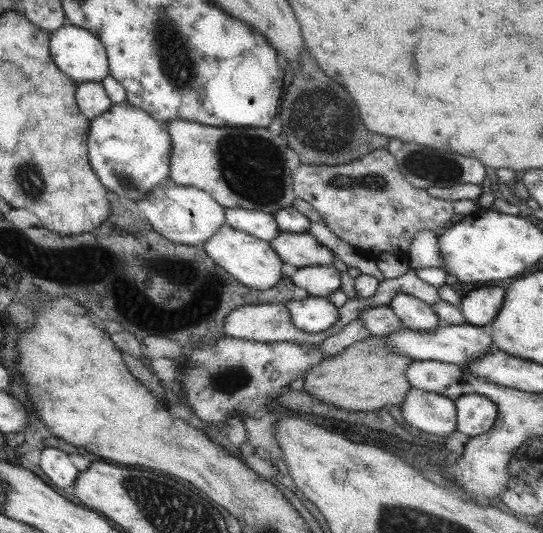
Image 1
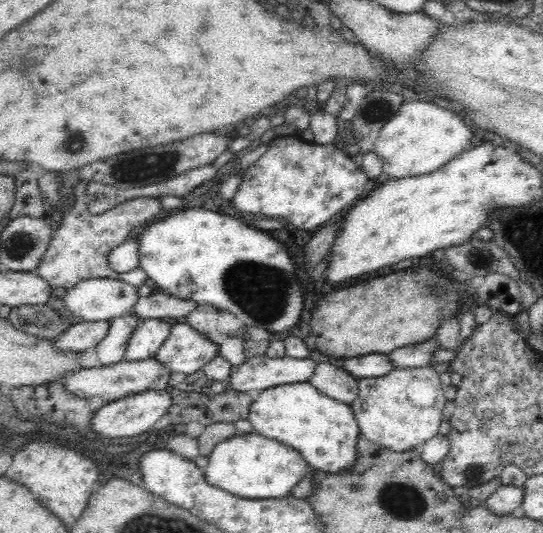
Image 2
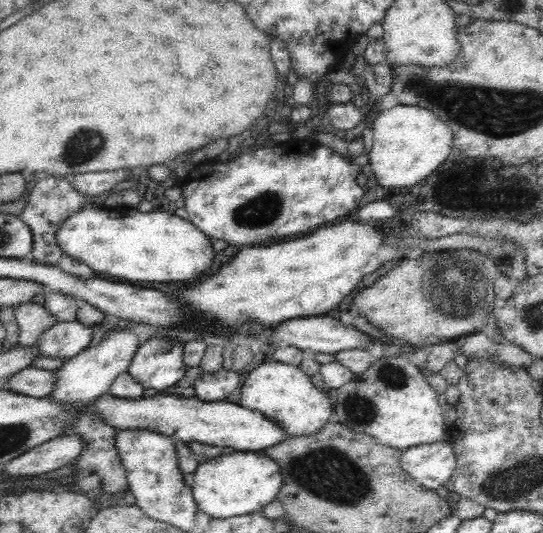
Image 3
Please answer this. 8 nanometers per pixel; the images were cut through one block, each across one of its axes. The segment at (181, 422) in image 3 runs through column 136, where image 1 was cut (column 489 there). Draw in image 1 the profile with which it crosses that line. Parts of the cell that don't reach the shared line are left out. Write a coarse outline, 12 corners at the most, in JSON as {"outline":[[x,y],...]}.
{"outline":[[484,396],[453,401],[455,431],[472,437],[493,426],[496,407]]}

